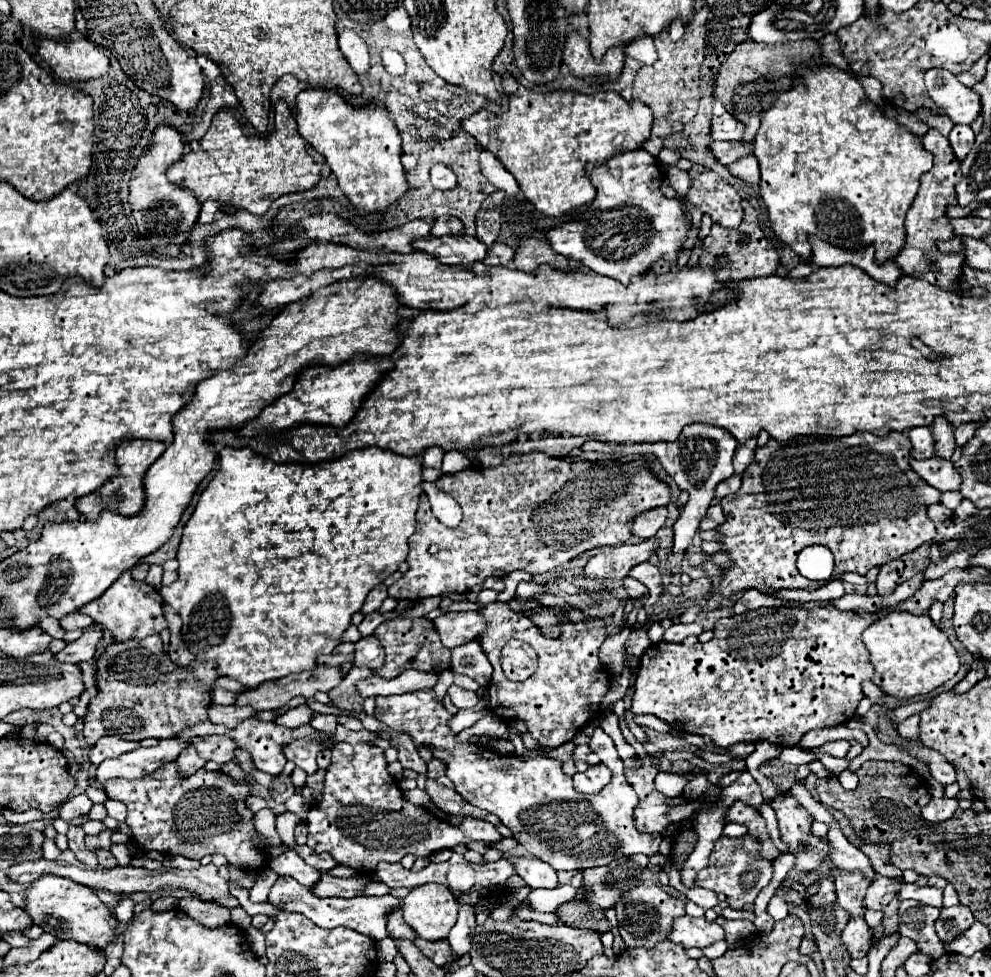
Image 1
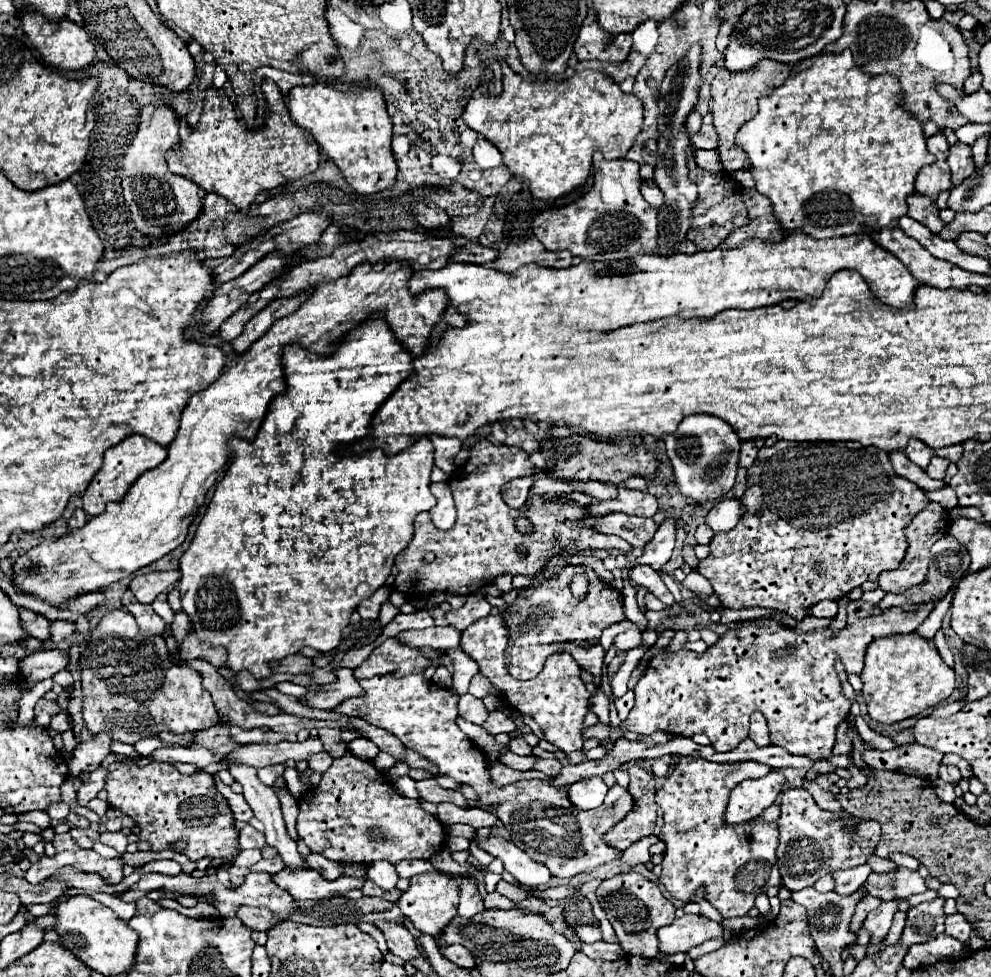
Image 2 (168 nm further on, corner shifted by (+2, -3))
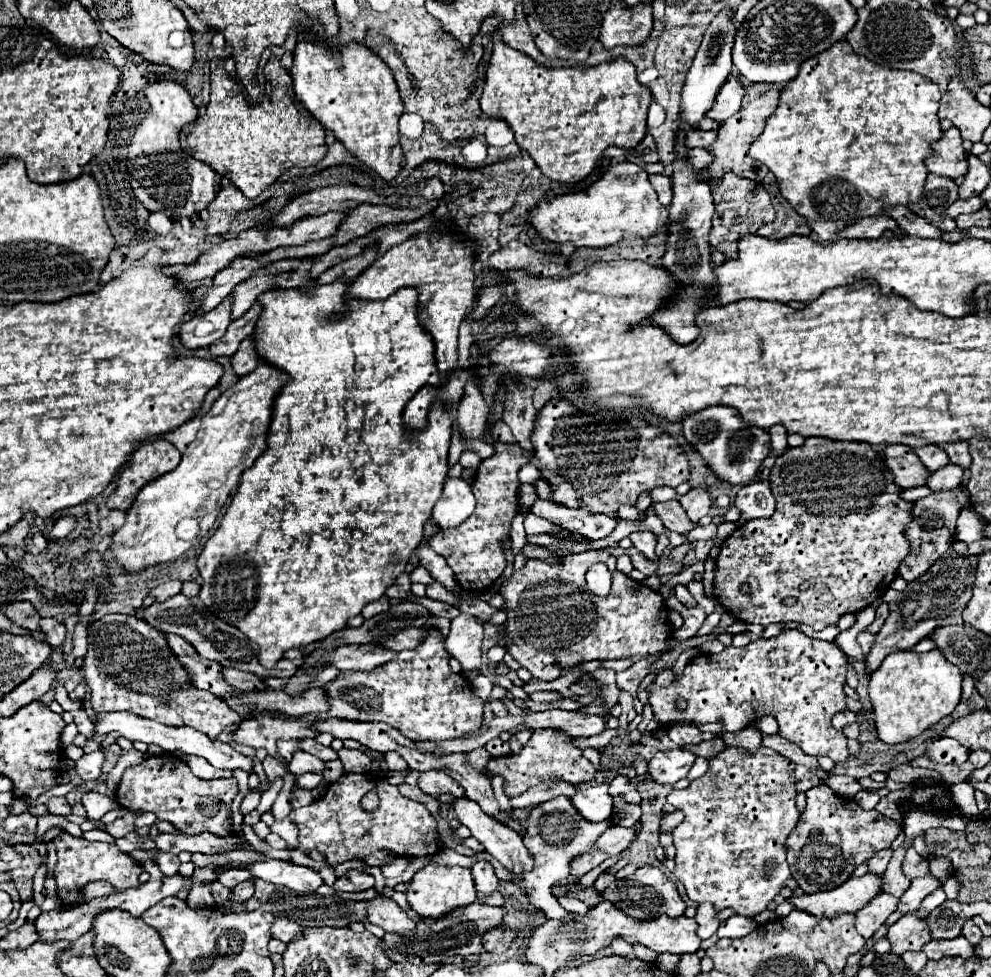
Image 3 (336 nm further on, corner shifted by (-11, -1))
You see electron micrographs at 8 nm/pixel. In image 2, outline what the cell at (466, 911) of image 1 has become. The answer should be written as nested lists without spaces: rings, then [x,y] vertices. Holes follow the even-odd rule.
[[[464,881],[462,883],[462,891],[460,891],[460,905],[458,905],[458,917],[462,919],[472,919],[476,913],[480,913],[484,909],[482,897],[478,893],[478,889]]]

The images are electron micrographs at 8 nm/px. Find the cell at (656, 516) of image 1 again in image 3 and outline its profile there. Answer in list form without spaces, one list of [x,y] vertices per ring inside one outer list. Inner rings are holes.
[[[537,499],[529,511],[561,529],[579,533],[587,539],[603,539],[619,523],[619,519],[611,519],[609,515],[601,515],[601,513],[593,515],[593,513],[587,513],[585,509],[569,509],[543,499]]]

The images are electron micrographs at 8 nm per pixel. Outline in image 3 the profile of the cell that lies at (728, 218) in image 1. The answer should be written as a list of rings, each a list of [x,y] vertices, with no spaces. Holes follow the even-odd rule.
[[[727,173],[721,181],[711,181],[715,213],[713,213],[713,227],[709,243],[725,257],[737,257],[737,241],[745,235],[755,235],[761,225],[767,225],[775,217],[775,209],[771,205],[771,197],[765,187],[757,181],[741,179],[733,173]]]

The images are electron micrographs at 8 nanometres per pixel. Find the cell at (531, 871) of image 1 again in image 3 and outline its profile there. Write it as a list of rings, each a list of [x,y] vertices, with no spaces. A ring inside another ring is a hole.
[[[459,797],[451,803],[451,809],[455,811],[455,817],[459,819],[461,825],[471,829],[471,835],[485,847],[487,853],[491,853],[491,857],[495,857],[503,867],[507,867],[513,873],[525,873],[529,869],[533,869],[533,857],[529,855],[529,851],[523,845],[523,839],[509,827],[505,827],[503,823],[495,821],[493,817],[485,815],[481,811],[481,807],[475,801],[469,801],[467,797]]]

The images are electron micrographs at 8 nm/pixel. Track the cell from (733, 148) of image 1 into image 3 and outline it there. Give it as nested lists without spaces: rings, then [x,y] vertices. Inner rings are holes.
[[[689,149],[689,165],[693,165],[693,169],[701,171],[711,161],[713,161],[713,155],[707,149]]]

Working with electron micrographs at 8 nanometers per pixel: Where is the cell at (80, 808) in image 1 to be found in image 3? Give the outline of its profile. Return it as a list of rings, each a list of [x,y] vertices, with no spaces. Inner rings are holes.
[[[51,797],[47,803],[45,803],[45,807],[49,809],[49,813],[53,813],[53,815],[69,815],[71,813],[71,807],[69,807],[69,803],[67,803],[67,799],[65,797]]]

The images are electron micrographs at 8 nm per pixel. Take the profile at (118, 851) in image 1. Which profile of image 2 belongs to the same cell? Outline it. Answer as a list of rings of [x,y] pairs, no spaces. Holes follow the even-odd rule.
[[[102,831],[102,833],[100,833],[100,843],[114,847],[118,853],[126,853],[126,845],[128,845],[126,835],[124,835],[124,833],[120,833],[120,831],[118,831],[118,833]]]

